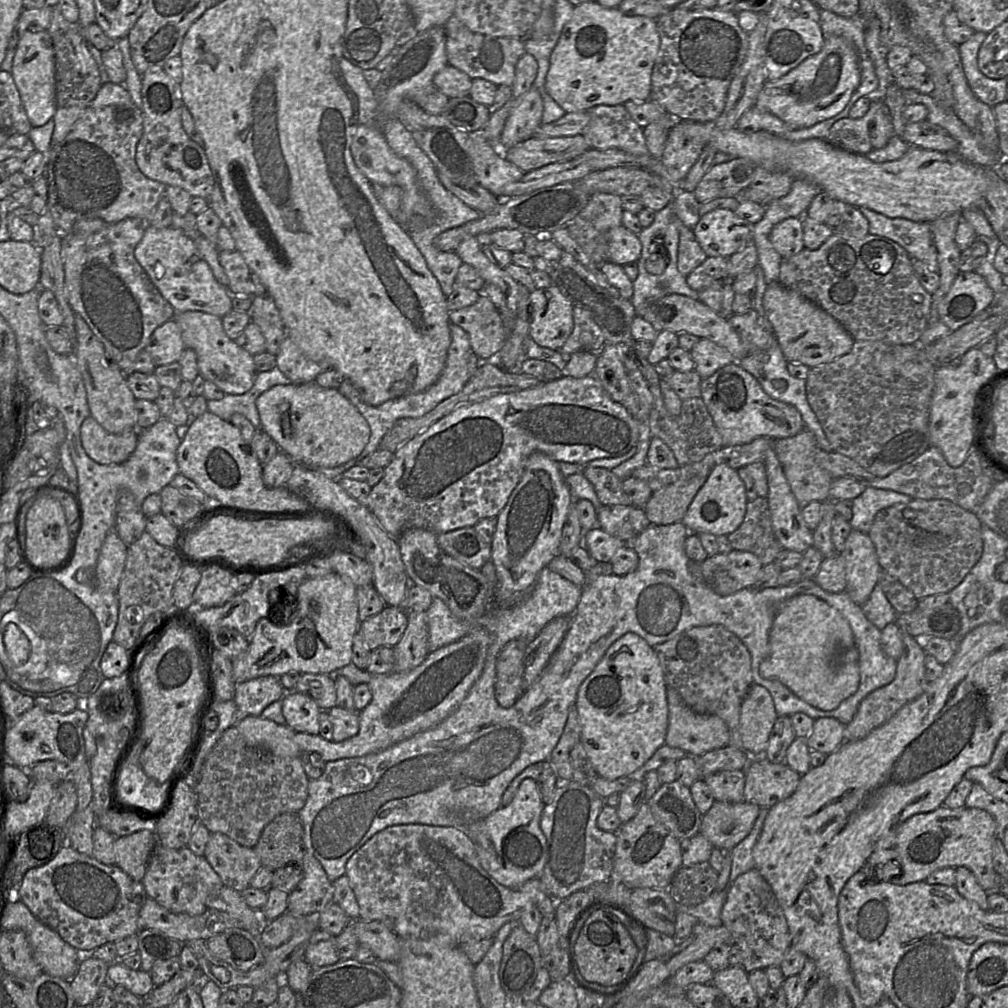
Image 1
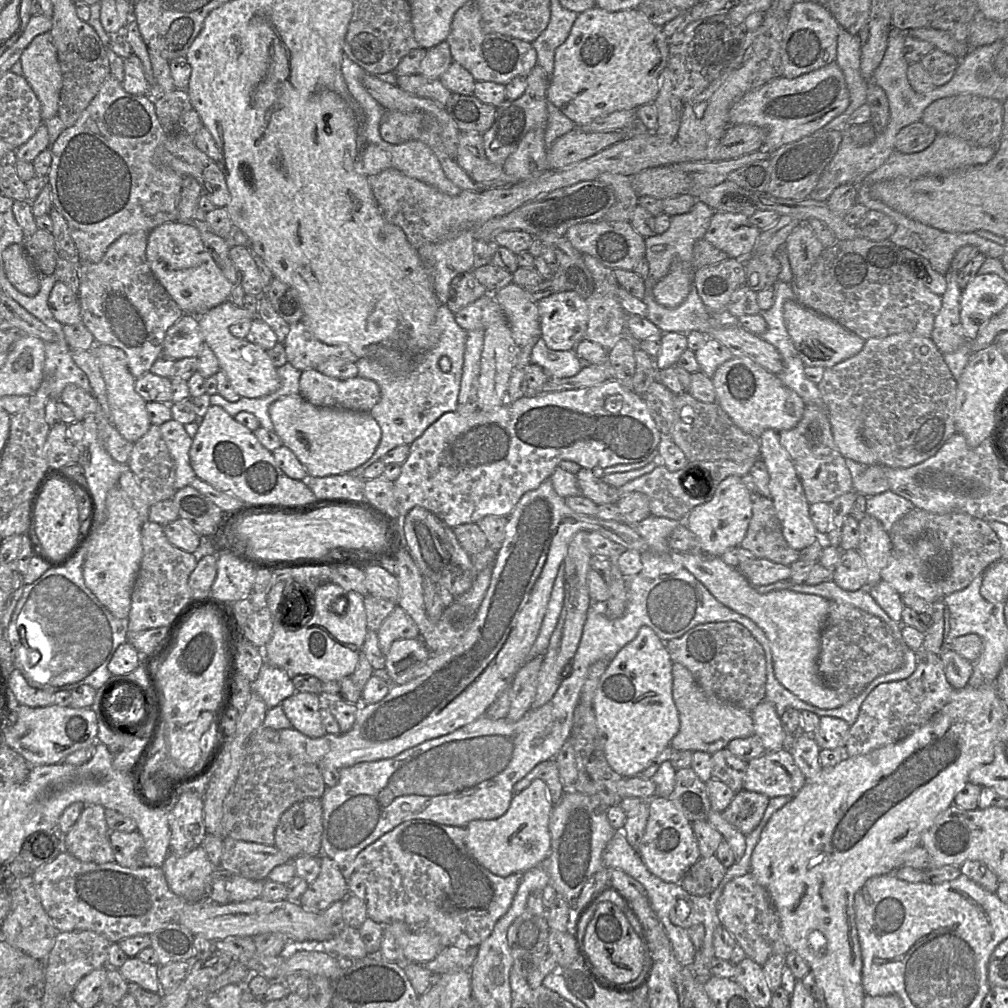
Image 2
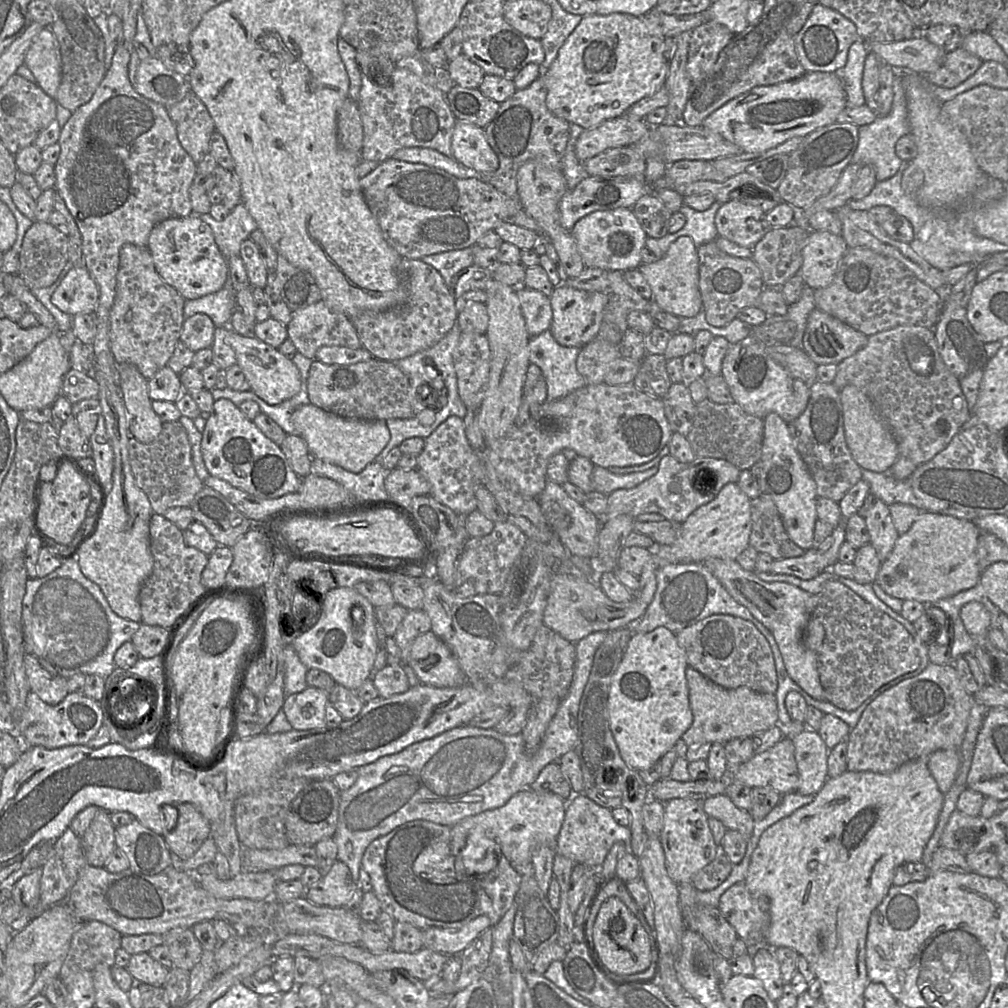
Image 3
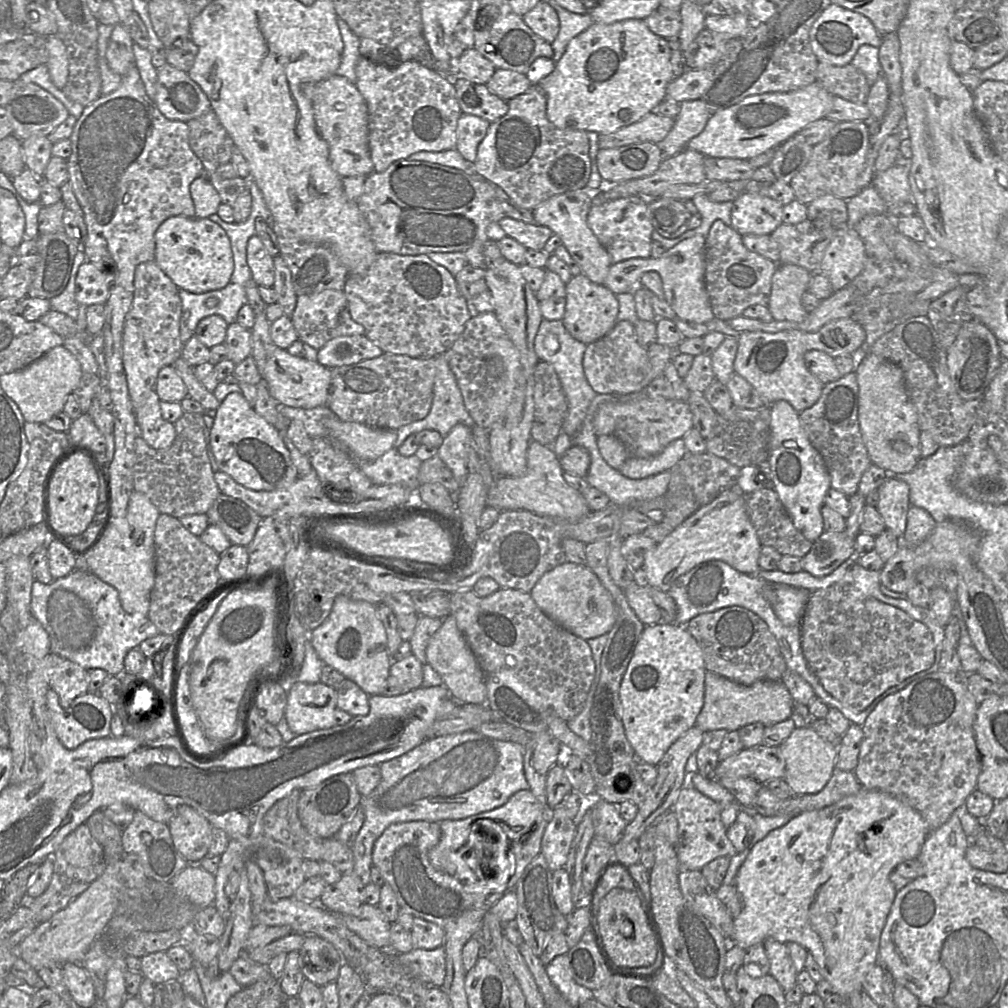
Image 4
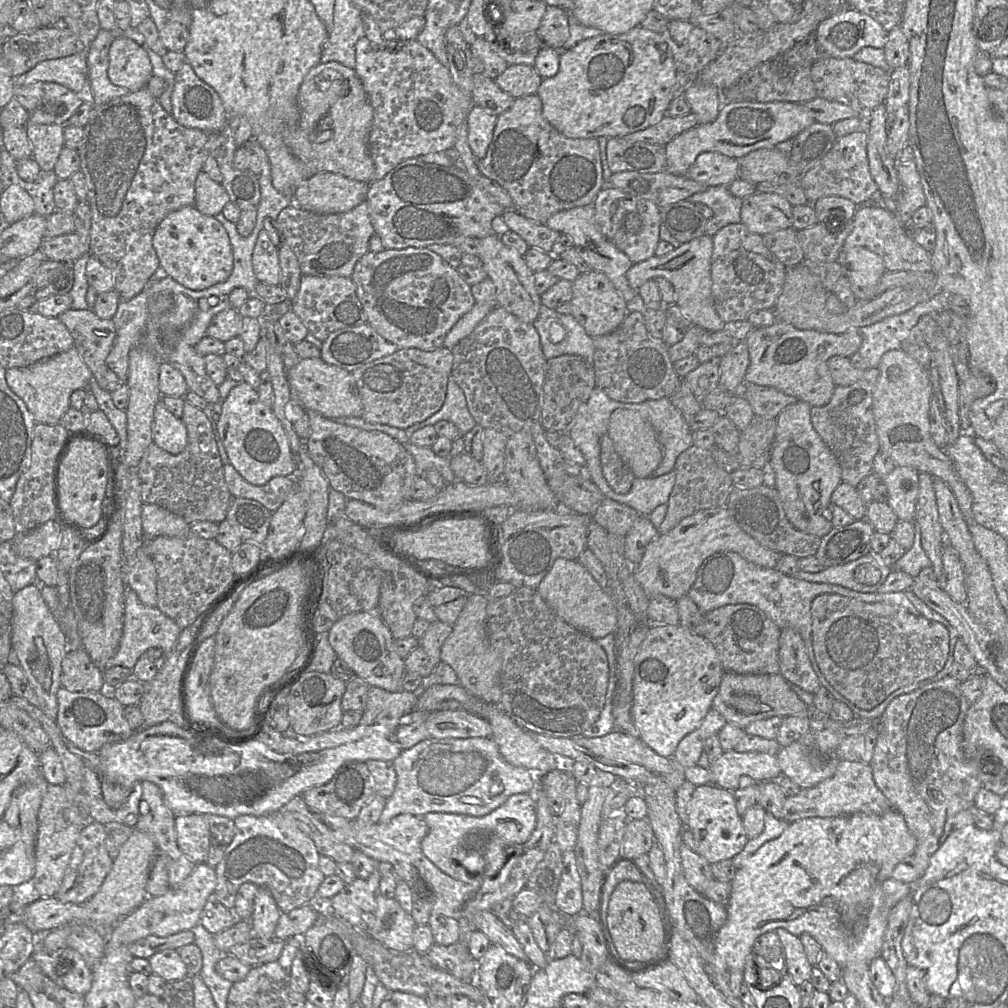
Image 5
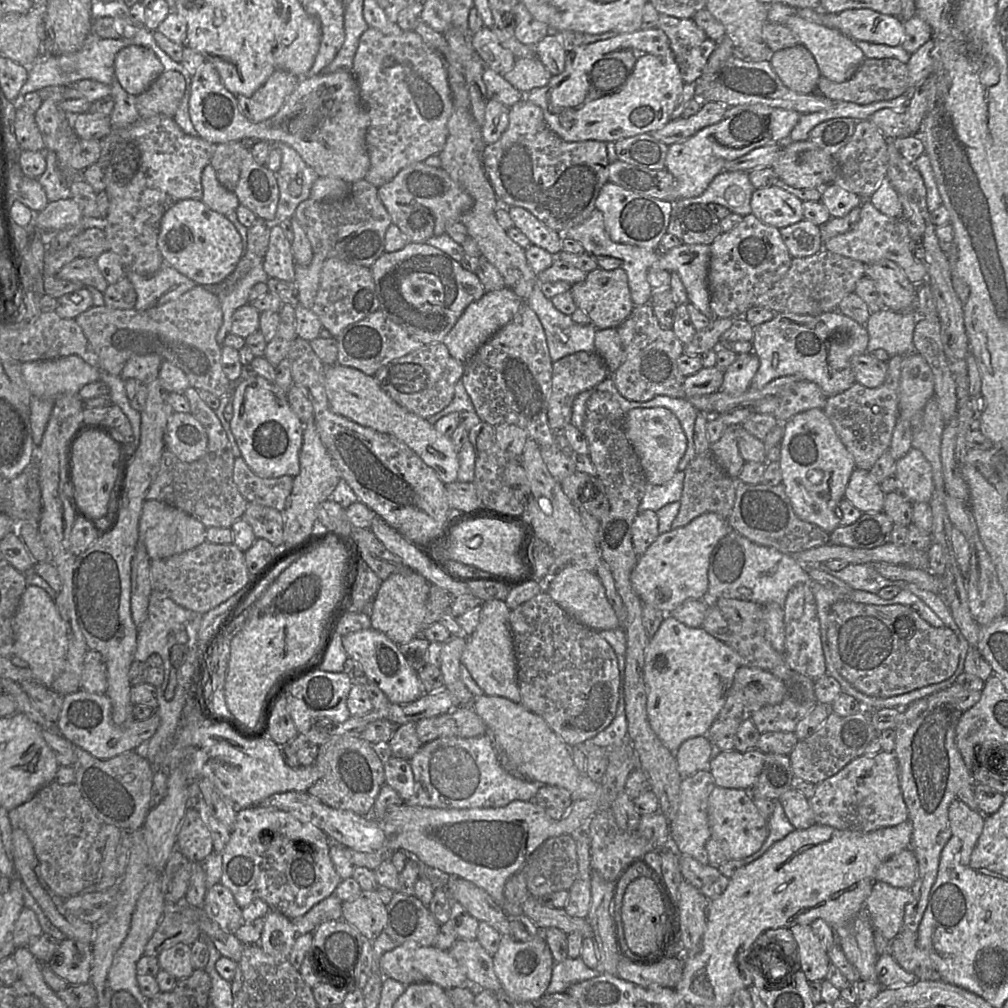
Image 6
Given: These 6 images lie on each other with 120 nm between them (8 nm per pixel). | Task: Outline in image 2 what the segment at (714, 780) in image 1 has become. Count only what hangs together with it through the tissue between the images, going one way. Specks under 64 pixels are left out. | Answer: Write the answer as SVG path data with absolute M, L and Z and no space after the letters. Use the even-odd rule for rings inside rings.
M727 748L711 754L712 778L725 783L734 792L743 789L748 762L733 755Z

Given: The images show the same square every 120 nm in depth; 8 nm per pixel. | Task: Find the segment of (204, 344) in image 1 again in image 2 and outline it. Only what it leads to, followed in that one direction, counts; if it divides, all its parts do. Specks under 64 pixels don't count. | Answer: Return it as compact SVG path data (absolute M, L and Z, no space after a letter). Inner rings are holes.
M231 299L198 316L199 327L204 343L218 359L221 372L225 374L234 391L241 397L260 398L270 395L280 387L280 377L267 350L259 345L240 339L230 333L230 326L248 319L257 319L257 313L235 305Z

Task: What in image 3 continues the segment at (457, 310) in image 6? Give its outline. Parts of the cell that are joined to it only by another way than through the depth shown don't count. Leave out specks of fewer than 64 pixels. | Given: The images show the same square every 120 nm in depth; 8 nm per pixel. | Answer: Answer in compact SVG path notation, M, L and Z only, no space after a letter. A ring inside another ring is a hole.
M402 258L397 277L407 289L407 301L386 311L365 311L351 319L361 344L373 356L384 361L397 361L438 343L456 324L458 311L455 298L440 273L421 259Z

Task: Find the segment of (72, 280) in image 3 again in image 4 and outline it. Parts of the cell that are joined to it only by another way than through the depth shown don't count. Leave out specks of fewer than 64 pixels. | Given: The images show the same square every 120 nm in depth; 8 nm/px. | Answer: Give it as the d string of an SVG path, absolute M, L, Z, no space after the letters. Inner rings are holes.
M86 260L79 267L75 280L75 299L80 305L104 304L109 296L109 285L103 271Z

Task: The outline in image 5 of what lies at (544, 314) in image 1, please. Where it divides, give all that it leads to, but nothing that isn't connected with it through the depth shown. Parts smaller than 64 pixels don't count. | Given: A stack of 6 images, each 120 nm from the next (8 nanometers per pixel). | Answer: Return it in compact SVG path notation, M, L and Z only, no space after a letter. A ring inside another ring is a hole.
M589 271L580 274L572 282L571 314L592 338L615 331L629 314L627 301L615 289L607 276Z

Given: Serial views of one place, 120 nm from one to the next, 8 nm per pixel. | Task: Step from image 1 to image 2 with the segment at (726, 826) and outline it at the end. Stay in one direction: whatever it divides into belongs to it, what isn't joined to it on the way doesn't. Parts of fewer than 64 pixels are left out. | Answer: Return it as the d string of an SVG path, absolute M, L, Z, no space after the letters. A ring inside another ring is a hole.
M742 789L736 792L729 806L721 814L727 822L747 836L760 823L769 800L764 794Z

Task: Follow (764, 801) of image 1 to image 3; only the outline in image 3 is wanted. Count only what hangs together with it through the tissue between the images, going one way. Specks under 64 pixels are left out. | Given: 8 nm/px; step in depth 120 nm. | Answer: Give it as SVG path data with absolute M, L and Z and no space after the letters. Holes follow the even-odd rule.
M782 738L772 748L754 754L731 776L749 788L769 787L781 795L796 792L799 773L791 739Z

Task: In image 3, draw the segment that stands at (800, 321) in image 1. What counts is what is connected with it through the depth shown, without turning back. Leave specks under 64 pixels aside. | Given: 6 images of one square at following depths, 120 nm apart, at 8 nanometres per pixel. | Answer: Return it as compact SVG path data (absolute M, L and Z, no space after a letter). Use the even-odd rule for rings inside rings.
M815 309L807 318L802 349L817 365L839 365L865 348L868 339L862 332Z

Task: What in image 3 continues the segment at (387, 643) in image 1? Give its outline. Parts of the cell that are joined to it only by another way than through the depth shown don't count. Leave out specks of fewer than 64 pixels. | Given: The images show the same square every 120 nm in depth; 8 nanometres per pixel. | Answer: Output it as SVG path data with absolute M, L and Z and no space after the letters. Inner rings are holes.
M408 610L392 636L401 649L401 663L409 657L413 641L431 630L431 620L423 610Z

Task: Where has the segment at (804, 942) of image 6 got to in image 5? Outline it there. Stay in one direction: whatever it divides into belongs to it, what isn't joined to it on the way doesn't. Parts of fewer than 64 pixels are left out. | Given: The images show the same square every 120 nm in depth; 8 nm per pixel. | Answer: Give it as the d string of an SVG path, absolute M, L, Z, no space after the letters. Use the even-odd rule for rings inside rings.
M783 928L772 932L775 932L782 942L786 971L794 984L799 986L805 981L810 981L814 966L809 963L800 938Z

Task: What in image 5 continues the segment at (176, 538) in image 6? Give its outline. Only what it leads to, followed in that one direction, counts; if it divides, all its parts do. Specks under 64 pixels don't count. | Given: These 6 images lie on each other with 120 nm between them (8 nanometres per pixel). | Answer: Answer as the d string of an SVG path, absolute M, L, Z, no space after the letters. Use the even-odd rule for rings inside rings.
M143 503L141 517L144 543L157 536L184 537L191 533L190 524L182 517L157 504Z

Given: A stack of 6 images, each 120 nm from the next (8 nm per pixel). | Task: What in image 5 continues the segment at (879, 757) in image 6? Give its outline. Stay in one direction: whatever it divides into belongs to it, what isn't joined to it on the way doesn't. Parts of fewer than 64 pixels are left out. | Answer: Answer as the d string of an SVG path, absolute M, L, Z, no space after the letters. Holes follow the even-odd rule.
M842 760L832 777L785 799L783 820L793 823L812 817L841 817L855 813L882 815L891 809L890 802L875 784L870 764Z

